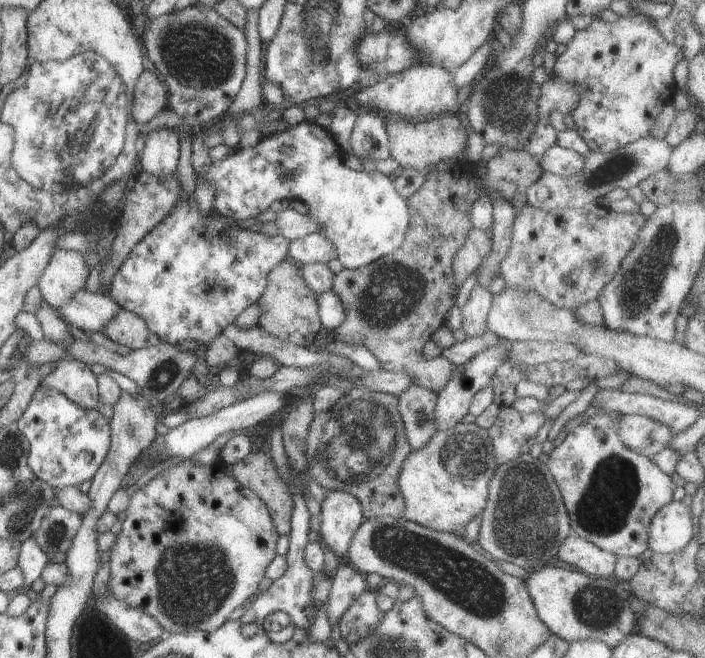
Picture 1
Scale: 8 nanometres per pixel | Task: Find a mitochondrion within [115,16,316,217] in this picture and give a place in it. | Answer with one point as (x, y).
(198, 56)

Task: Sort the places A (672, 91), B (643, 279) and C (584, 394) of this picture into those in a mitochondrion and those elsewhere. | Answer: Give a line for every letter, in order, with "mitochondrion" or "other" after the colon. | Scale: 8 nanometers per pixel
A: other
B: mitochondrion
C: other

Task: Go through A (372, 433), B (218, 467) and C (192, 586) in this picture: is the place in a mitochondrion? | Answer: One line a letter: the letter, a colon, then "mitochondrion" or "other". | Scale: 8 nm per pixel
A: mitochondrion
B: other
C: mitochondrion

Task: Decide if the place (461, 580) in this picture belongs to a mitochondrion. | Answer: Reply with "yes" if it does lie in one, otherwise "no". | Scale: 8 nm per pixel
yes

